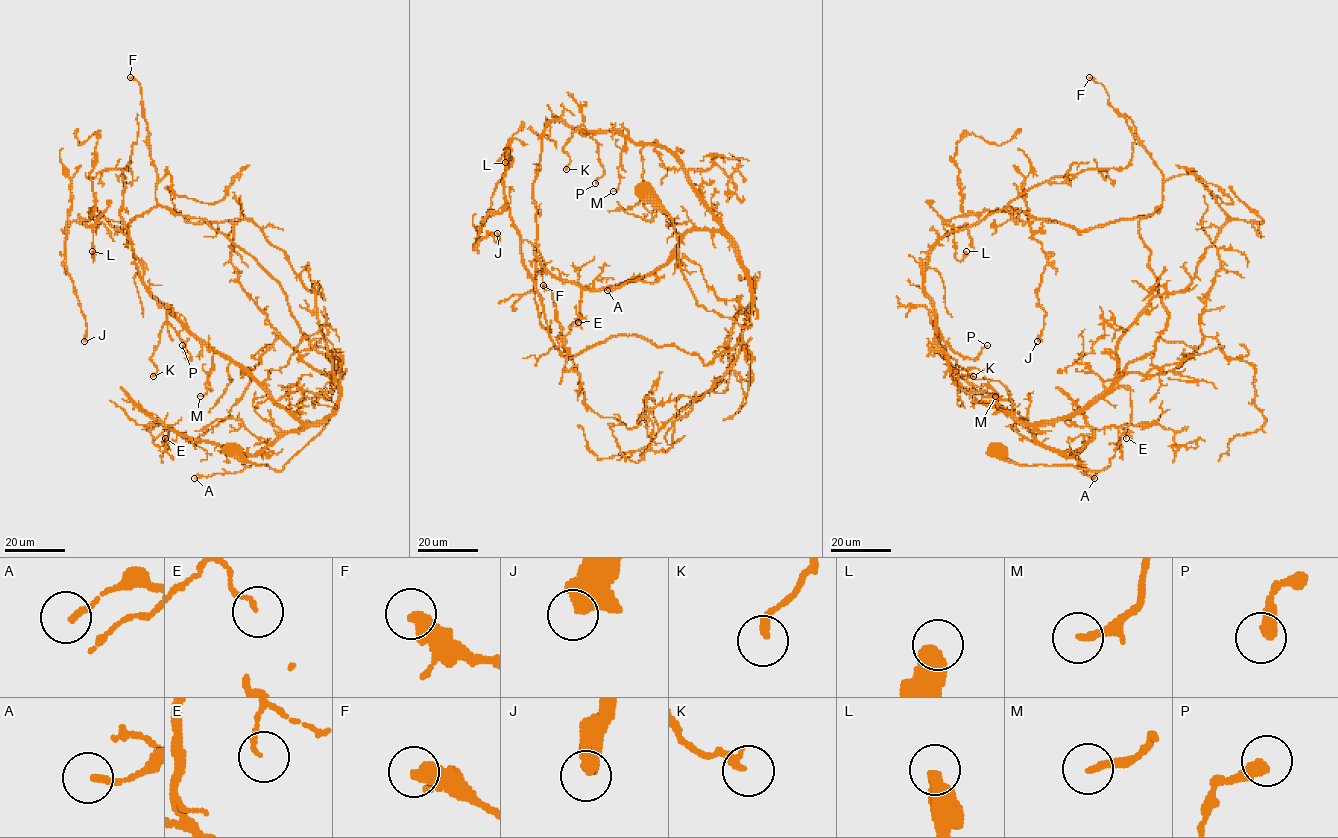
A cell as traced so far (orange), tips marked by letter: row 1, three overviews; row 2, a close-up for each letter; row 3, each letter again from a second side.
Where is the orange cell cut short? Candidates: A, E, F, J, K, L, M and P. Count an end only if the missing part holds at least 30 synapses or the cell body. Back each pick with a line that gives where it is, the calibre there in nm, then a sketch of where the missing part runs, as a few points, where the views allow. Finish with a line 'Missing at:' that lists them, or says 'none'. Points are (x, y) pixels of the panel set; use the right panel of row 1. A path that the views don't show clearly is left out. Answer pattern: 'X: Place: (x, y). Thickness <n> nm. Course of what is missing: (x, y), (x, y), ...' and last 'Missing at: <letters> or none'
Missing at: none

